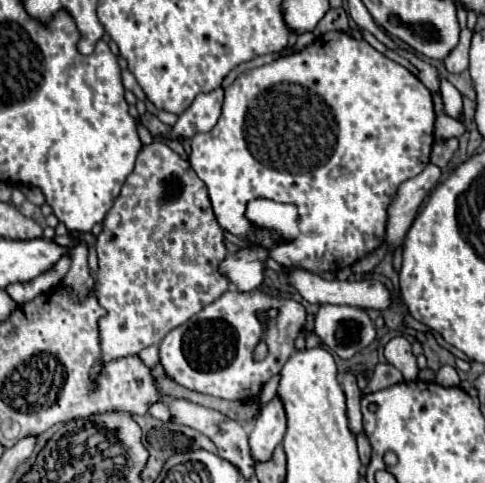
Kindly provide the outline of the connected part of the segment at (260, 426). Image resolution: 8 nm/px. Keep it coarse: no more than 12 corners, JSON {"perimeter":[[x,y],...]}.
{"perimeter":[[275,395],[255,421],[249,445],[267,461],[283,441],[285,409]]}

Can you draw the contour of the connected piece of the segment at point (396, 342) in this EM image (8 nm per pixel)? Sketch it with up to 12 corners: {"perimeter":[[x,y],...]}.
{"perimeter":[[393,337],[383,355],[405,381],[419,373],[411,343]]}

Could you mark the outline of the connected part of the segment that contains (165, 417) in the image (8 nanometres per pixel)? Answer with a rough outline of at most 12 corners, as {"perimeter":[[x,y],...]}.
{"perimeter":[[151,403],[147,413],[163,423],[173,421],[167,403]]}

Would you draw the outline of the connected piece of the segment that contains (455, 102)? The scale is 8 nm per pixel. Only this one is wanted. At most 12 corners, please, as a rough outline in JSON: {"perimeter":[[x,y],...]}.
{"perimeter":[[445,78],[440,93],[445,113],[459,120],[461,93]]}

